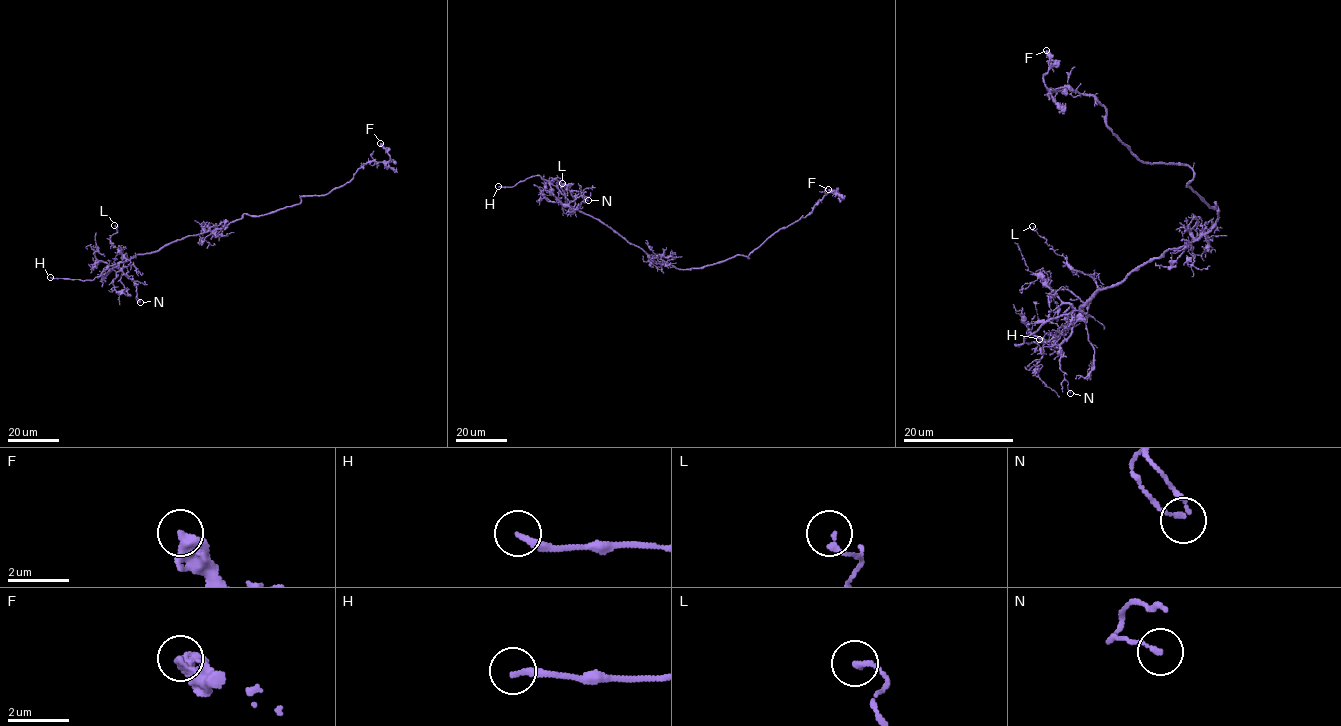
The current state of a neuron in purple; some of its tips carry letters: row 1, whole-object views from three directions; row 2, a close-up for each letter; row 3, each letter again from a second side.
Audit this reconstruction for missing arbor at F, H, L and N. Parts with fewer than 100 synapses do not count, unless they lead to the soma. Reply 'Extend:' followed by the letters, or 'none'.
Extend: H

